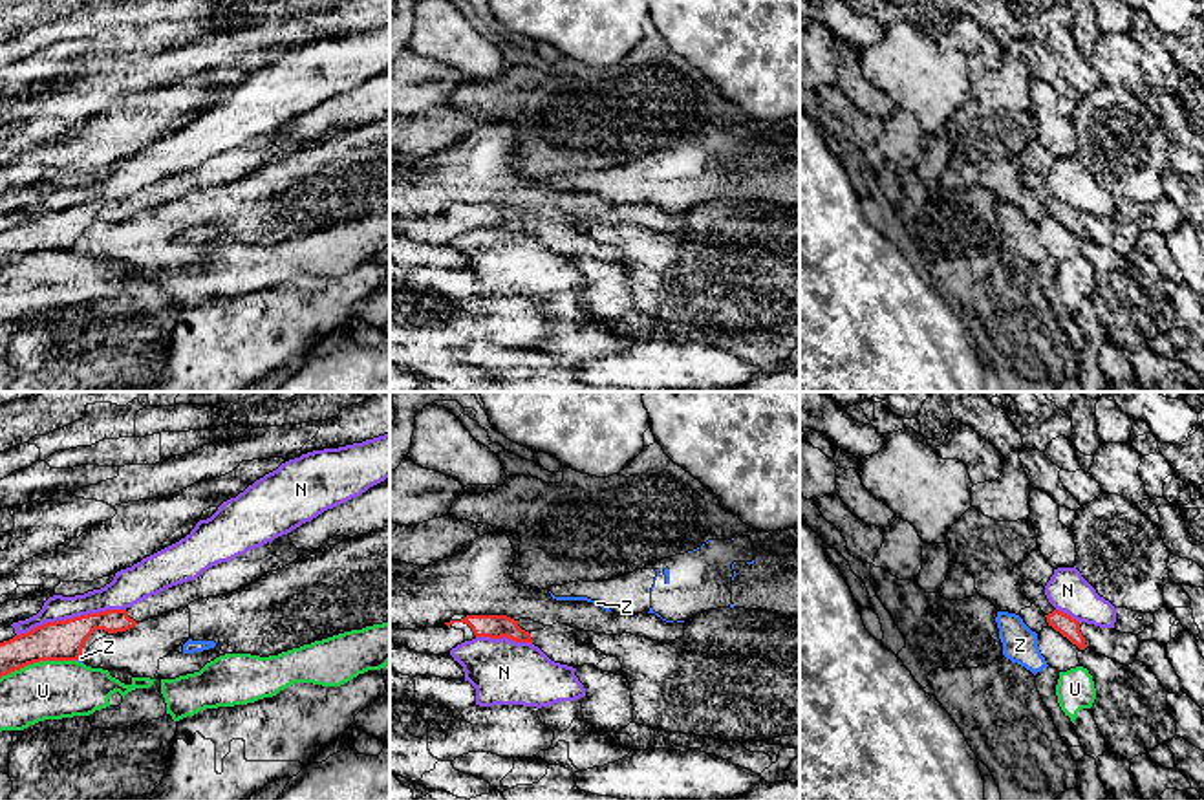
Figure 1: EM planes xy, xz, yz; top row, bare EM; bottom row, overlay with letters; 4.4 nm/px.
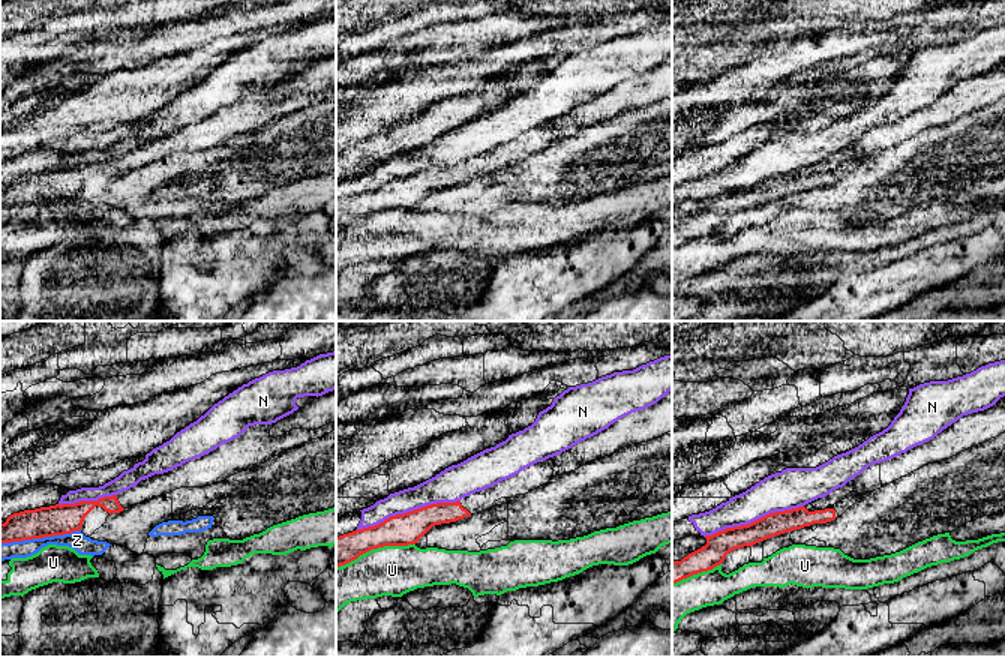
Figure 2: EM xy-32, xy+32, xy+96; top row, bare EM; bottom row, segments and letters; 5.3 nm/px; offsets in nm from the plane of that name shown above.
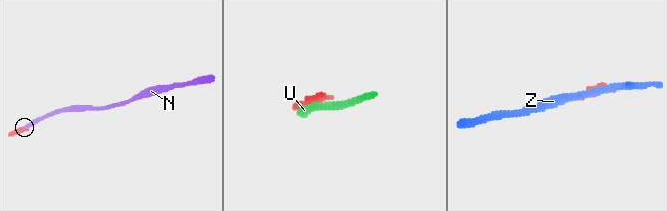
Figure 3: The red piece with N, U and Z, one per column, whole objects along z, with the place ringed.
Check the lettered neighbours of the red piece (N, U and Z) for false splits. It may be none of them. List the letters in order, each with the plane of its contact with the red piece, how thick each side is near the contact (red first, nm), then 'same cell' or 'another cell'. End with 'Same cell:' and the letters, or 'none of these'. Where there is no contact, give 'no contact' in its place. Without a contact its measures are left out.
N: contact in xy; calibres 180 and 140 nm; another cell
U: contact in xy; calibres 180 and 260 nm; another cell
Z: contact in xy; calibres 180 and 20 nm; another cell
Same cell: none of these

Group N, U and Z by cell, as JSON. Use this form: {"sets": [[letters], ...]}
{"sets": [["N"], ["U"], ["Z"]]}

